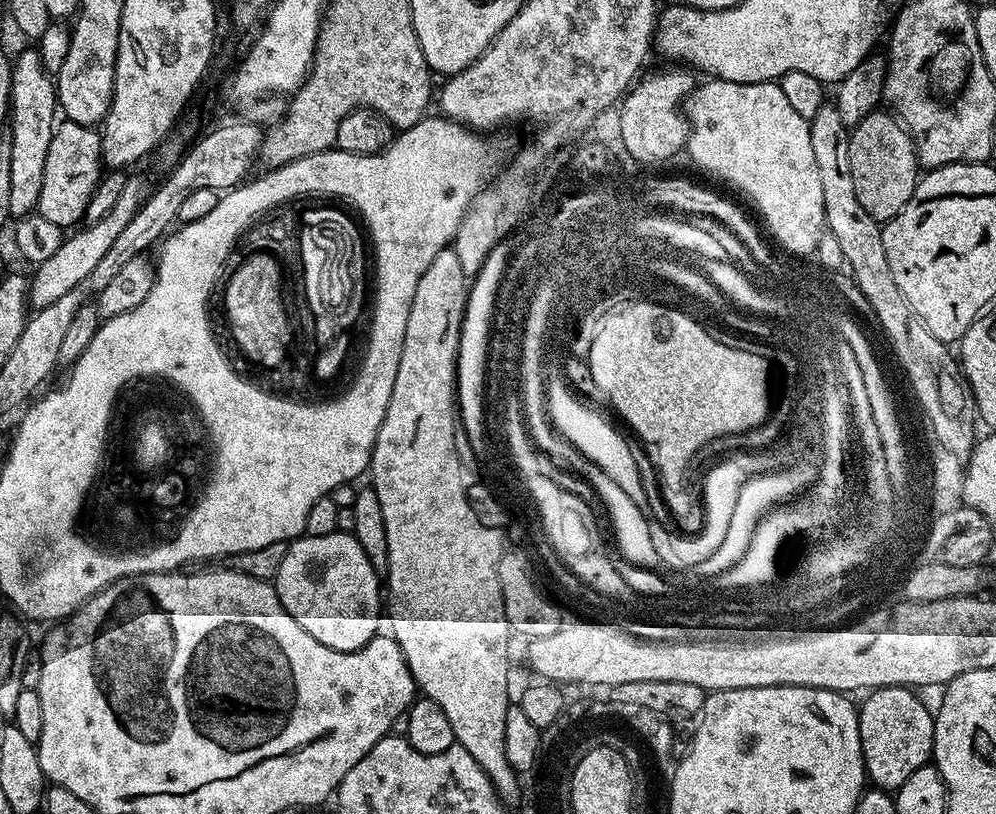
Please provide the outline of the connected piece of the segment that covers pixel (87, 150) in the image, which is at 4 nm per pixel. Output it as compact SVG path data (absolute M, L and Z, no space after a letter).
M64 122L50 138L50 150L46 150L46 170L42 174L42 194L38 194L36 212L54 222L54 226L68 230L81 223L86 206L102 179L100 137L101 133L95 127Z

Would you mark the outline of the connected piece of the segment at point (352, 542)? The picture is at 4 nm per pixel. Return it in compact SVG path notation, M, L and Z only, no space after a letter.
M334 531L325 536L306 536L291 541L286 550L286 558L282 558L282 566L278 566L278 574L274 587L282 606L310 634L310 638L318 638L322 646L330 646L330 650L353 652L366 642L370 642L381 631L382 620L382 580L378 577L378 569L366 558L366 550L357 542L355 535Z

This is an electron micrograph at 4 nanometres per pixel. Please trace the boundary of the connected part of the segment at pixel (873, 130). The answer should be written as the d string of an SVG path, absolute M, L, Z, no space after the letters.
M884 110L874 111L851 129L848 149L850 170L854 174L854 194L858 194L858 202L862 202L875 220L891 220L906 206L906 202L910 202L918 179L916 147L912 145L907 128L895 115Z

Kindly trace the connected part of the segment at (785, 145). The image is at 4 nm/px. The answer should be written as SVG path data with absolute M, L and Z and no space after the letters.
M708 78L692 89L682 111L688 117L690 129L686 152L692 155L693 162L702 171L741 188L756 203L765 226L772 231L771 239L785 253L800 258L811 257L826 229L822 181L818 178L818 165L814 163L814 146L810 146L809 121L790 107L779 83L739 84Z

